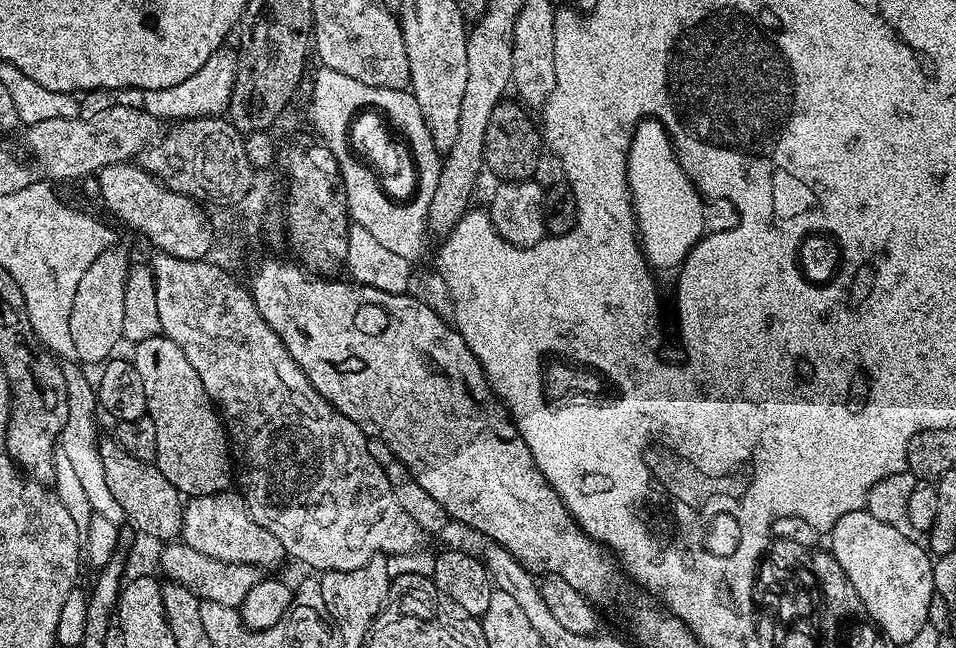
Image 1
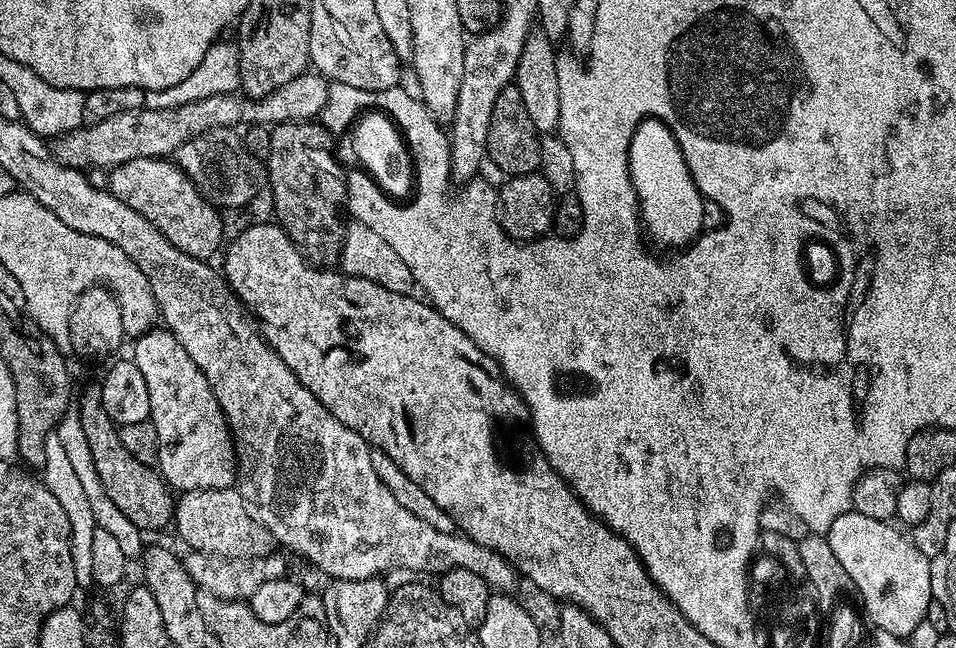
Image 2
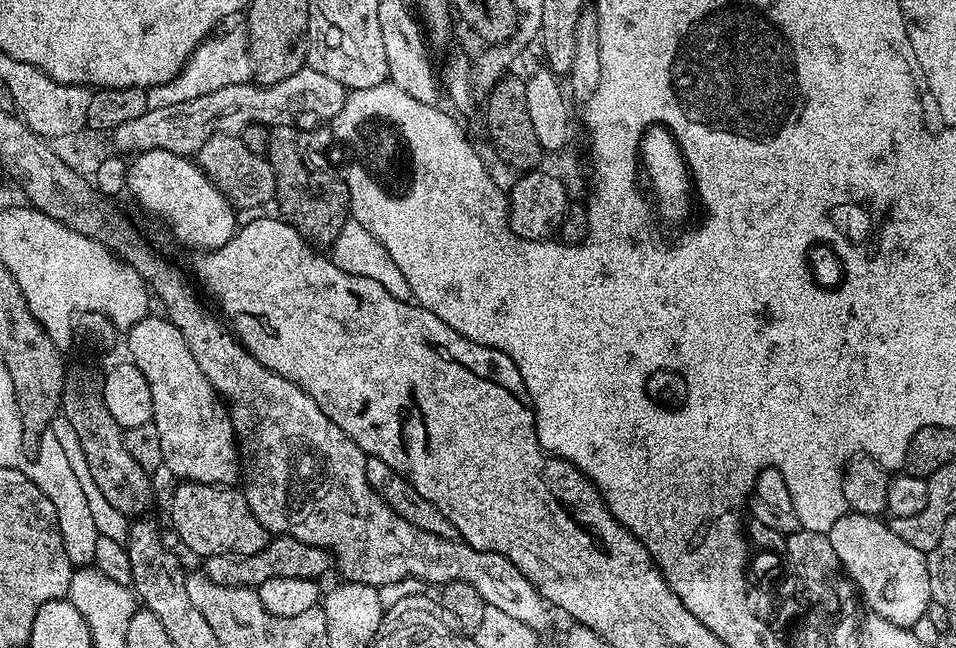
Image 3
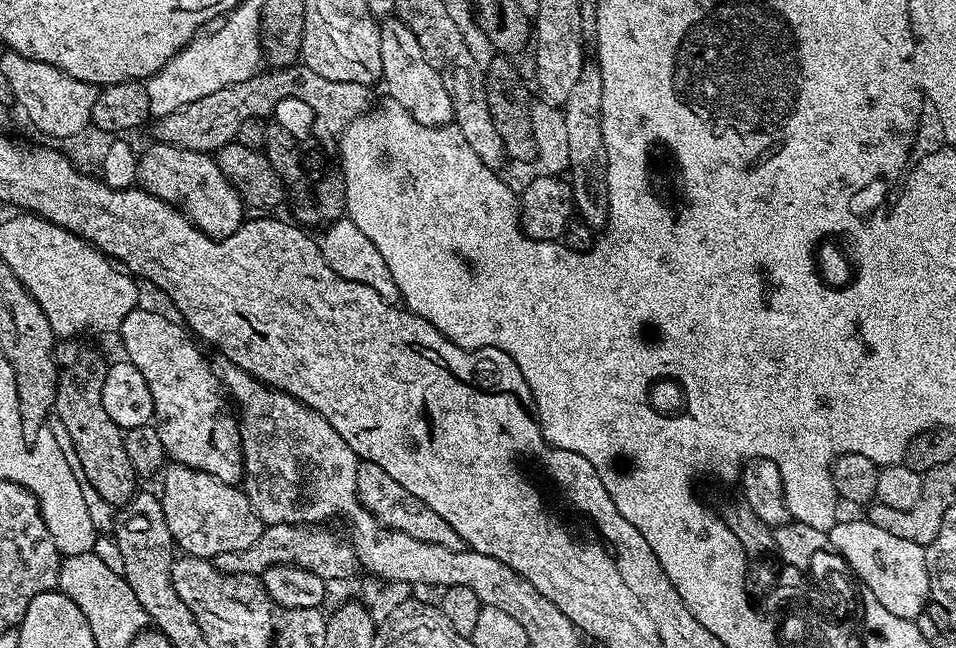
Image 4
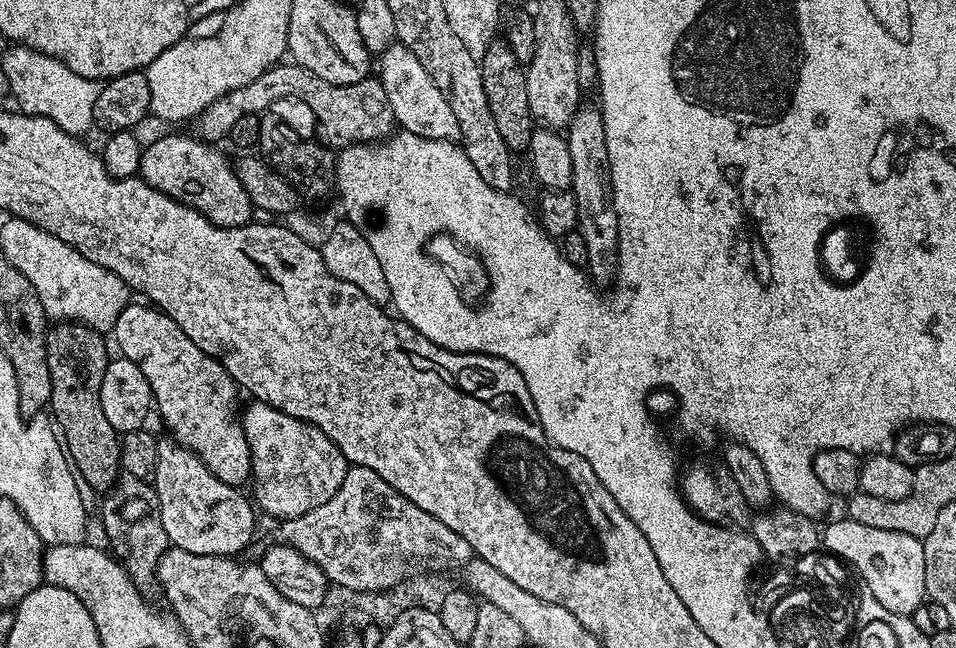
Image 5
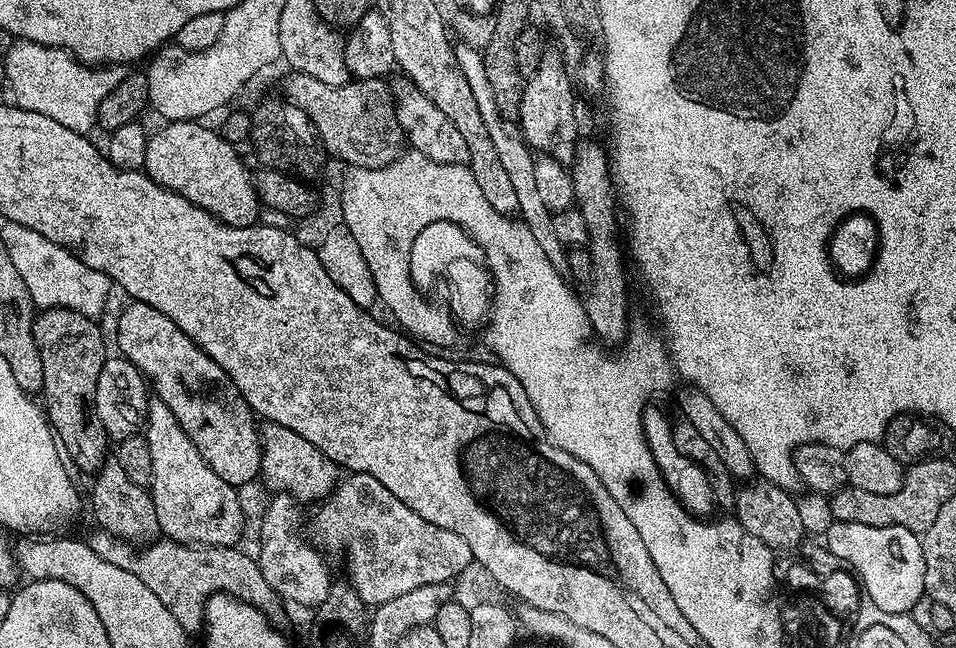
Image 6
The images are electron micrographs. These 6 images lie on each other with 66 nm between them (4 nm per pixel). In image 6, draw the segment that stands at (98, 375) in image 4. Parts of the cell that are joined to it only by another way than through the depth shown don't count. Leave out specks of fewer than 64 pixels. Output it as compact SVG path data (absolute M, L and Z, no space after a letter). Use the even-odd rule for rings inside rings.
M65 308L37 311L34 342L42 354L42 408L63 455L84 472L95 474L110 456L110 438L102 418L98 418L96 383L106 359L104 332L91 316L83 316Z

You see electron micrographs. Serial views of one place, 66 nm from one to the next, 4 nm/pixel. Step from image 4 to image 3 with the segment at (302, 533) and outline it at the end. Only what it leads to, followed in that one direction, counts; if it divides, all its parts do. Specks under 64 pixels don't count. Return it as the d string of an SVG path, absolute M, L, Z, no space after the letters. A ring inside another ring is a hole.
M273 535L268 544L258 554L239 556L238 554L214 554L203 557L202 570L210 578L210 582L218 582L218 586L238 586L239 588L260 588L262 582L270 582L270 578L306 578L319 581L328 571L333 571L334 560L325 548L310 546L298 542L289 536Z

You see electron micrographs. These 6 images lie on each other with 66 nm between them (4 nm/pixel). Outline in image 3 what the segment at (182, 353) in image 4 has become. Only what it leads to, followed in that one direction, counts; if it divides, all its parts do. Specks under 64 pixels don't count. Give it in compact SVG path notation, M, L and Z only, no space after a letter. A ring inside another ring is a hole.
M150 314L127 329L126 336L131 363L142 370L142 378L150 386L152 423L162 442L164 468L172 471L180 482L235 485L242 473L232 417L228 415L225 401L210 386L206 374L202 374L202 366L194 362L182 330L163 315Z

